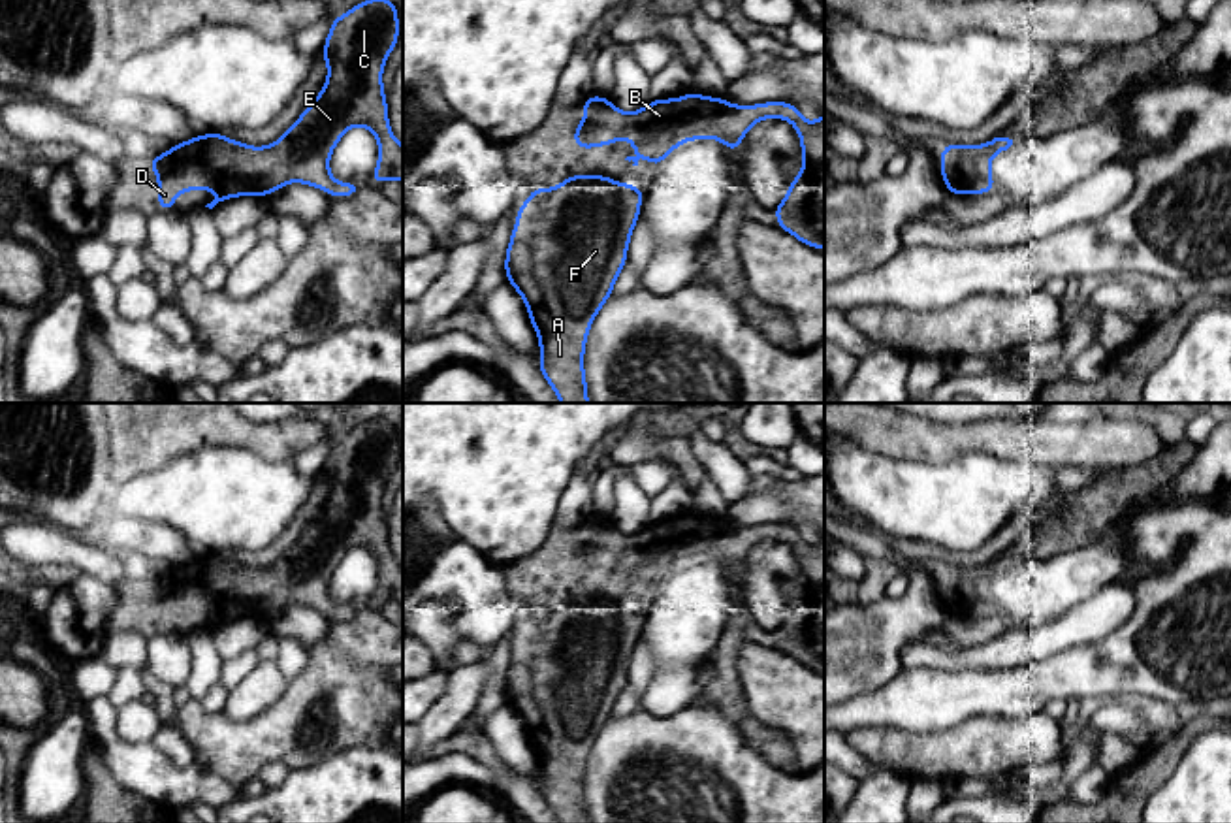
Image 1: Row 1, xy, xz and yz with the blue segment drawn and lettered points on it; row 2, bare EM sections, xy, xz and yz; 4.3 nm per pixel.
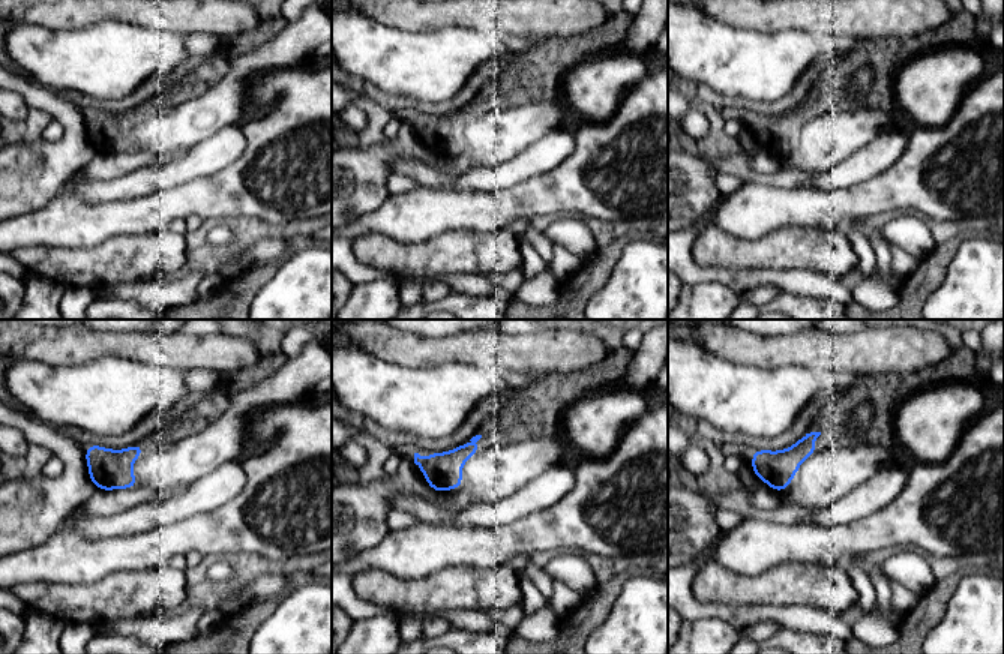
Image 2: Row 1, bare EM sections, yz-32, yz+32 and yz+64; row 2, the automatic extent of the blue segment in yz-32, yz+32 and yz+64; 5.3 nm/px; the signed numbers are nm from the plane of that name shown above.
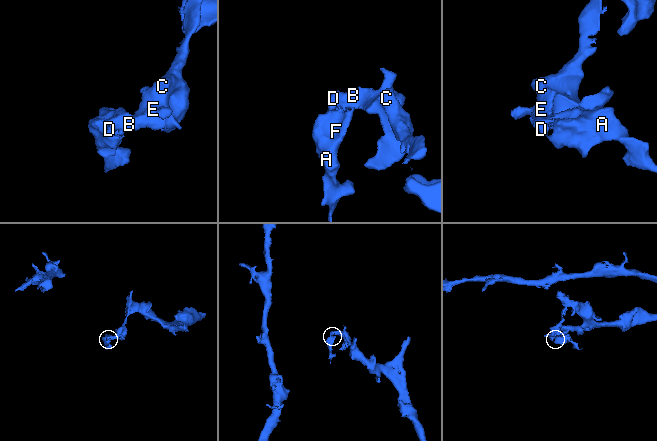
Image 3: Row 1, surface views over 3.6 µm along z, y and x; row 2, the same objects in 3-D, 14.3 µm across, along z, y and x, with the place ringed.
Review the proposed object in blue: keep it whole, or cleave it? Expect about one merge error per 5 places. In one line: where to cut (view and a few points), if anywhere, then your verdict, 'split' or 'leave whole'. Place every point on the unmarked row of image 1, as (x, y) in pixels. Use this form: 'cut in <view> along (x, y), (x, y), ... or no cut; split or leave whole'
no cut; leave whole

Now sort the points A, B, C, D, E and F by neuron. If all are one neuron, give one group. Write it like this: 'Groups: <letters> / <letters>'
Groups: A B C D E F

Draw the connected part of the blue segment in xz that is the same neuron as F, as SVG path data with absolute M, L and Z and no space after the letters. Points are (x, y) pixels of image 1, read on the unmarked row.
M568 597L553 610L529 610L531 620L518 629L504 695L527 727L540 767L538 793L559 823L589 823L584 793L587 755L627 687L646 614L606 597Z

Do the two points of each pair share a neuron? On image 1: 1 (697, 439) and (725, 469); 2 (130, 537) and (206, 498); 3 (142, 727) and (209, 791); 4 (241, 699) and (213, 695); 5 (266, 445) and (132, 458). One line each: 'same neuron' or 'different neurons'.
1: same neuron
2: different neurons
3: different neurons
4: different neurons
5: same neuron

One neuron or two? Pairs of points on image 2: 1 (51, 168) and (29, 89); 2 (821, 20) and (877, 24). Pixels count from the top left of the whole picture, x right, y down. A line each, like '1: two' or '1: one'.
1: one
2: one

